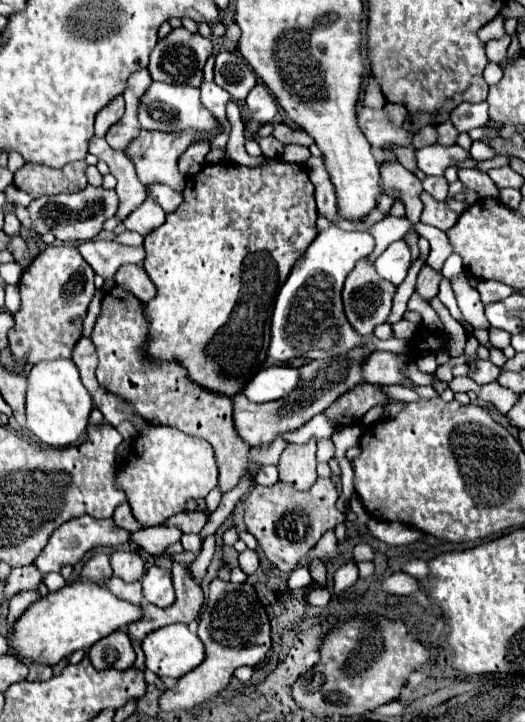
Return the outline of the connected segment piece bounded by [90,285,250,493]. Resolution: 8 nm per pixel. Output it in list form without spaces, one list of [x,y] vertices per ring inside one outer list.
[[[116,285],[112,287],[104,299],[102,299],[102,313],[94,325],[92,331],[92,343],[96,345],[98,351],[98,369],[96,369],[96,377],[98,383],[118,395],[122,401],[130,403],[134,407],[134,411],[150,425],[168,425],[168,427],[176,427],[180,431],[184,431],[186,435],[194,435],[200,439],[206,439],[212,447],[214,447],[214,455],[216,455],[216,463],[218,463],[218,471],[220,471],[220,489],[226,493],[230,489],[234,489],[240,481],[240,475],[244,471],[244,461],[248,457],[248,447],[244,445],[244,441],[240,441],[240,435],[236,433],[236,427],[232,425],[232,399],[218,395],[218,393],[208,393],[206,389],[194,385],[188,377],[186,371],[178,365],[178,363],[156,363],[150,361],[144,353],[142,353],[142,345],[146,341],[146,333],[148,333],[148,319],[144,315],[144,305],[142,301],[138,301],[130,291],[126,291],[124,287]]]

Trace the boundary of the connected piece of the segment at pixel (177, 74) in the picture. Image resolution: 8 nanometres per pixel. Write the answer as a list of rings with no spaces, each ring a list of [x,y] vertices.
[[[180,27],[180,29],[172,29],[168,37],[160,39],[158,45],[154,47],[154,51],[150,53],[150,65],[148,71],[152,73],[154,81],[164,81],[164,83],[172,83],[172,85],[194,85],[198,87],[204,79],[204,63],[206,59],[212,55],[212,41],[208,37],[202,37],[200,33],[190,33],[188,29]]]

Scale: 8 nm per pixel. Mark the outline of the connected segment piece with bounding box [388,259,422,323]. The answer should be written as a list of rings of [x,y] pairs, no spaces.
[[[416,259],[416,263],[410,267],[406,279],[402,285],[398,285],[396,289],[396,297],[394,297],[394,307],[392,307],[392,313],[388,317],[388,323],[398,323],[406,311],[406,303],[410,299],[410,295],[414,293],[414,283],[416,283],[416,275],[420,271],[420,265],[422,265],[422,259]]]

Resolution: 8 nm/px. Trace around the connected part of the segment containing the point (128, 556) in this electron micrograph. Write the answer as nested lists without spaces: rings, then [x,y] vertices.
[[[126,549],[114,551],[110,557],[110,563],[112,563],[114,575],[118,575],[124,581],[136,581],[136,579],[142,579],[142,575],[144,575],[146,563],[140,555],[136,555],[132,551],[126,551]]]

